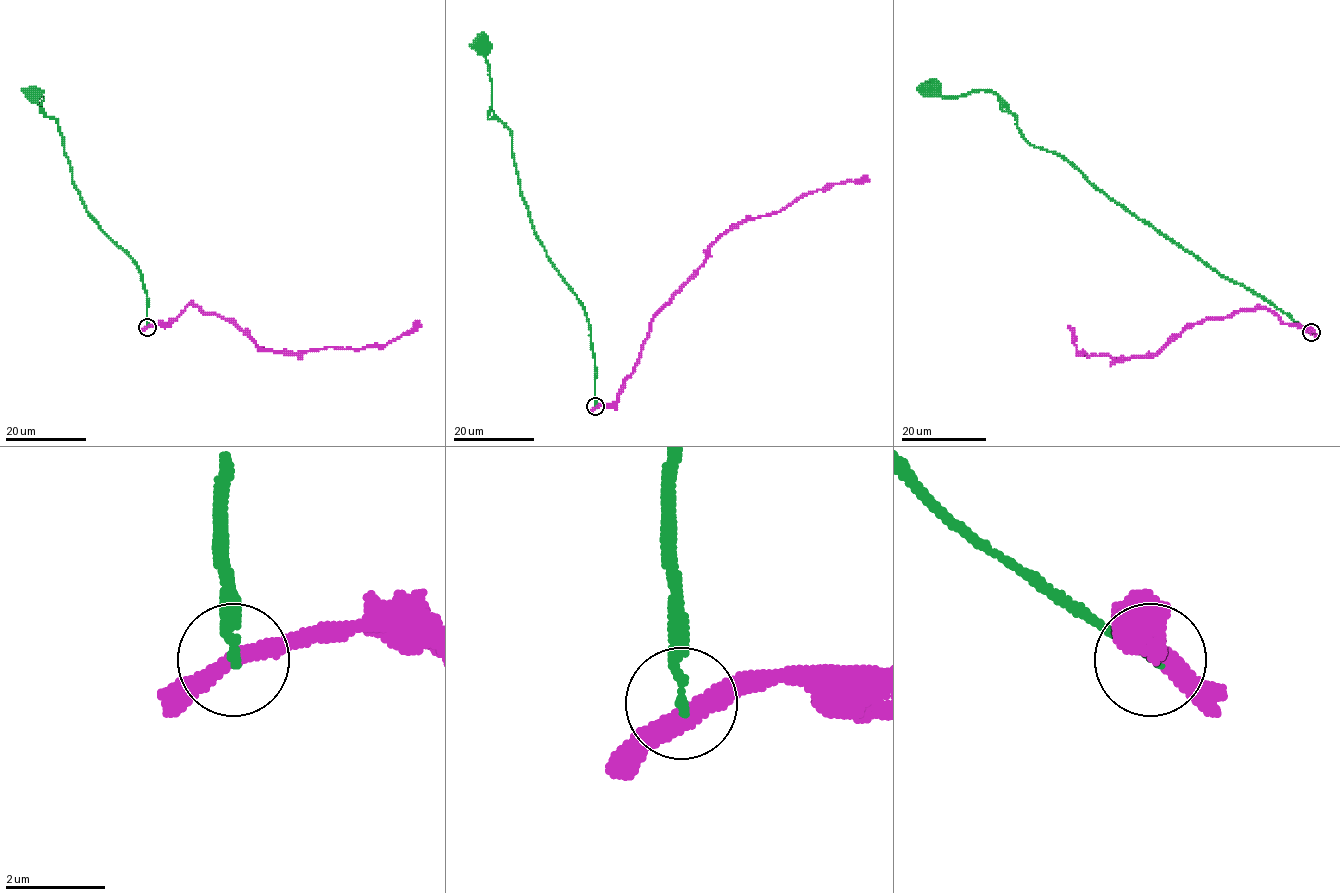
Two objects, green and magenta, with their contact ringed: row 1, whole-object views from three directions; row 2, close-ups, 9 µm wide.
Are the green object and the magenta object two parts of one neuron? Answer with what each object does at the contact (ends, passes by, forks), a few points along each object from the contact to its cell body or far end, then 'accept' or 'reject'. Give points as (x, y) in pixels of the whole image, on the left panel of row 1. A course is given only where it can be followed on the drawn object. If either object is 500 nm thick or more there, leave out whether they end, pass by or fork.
green ends | magenta passes by | green via (147, 327), (147, 293), (139, 268), (86, 212), (58, 123), (44, 113), (44, 98), (38, 103), (34, 94) | magenta via (147, 327), (167, 325), (190, 303), (204, 313), (229, 319), (259, 349), (298, 352), (383, 346), (418, 321) | reject

